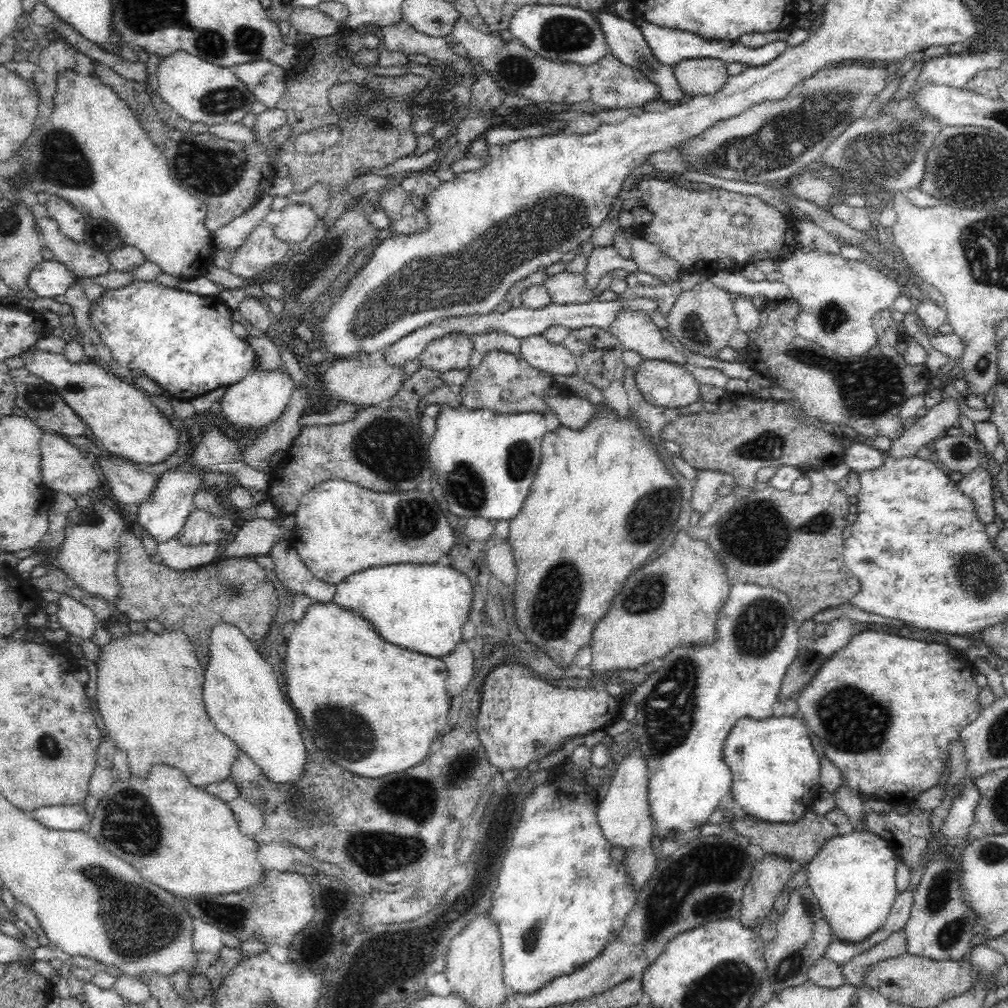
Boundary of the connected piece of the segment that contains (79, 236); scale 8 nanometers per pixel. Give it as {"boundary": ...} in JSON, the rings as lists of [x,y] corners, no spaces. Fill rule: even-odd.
{"boundary":[[[49,195],[47,199],[48,217],[57,224],[57,230],[60,231],[60,234],[67,236],[74,242],[84,243],[84,228],[87,217],[78,213],[64,198]]]}

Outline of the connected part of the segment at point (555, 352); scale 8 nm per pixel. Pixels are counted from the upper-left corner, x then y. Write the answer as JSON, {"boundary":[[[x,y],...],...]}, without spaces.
{"boundary":[[[543,334],[520,339],[520,358],[551,375],[572,376],[577,373],[576,360],[563,343],[548,342]]]}

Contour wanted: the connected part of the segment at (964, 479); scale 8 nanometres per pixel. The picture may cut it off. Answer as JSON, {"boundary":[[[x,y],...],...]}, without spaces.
{"boundary":[[[986,461],[967,475],[957,477],[956,486],[962,494],[974,502],[978,520],[982,524],[990,524],[998,520],[994,513],[992,480]]]}

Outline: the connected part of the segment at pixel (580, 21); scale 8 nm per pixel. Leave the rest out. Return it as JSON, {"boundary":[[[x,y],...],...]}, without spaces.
{"boundary":[[[528,4],[514,12],[510,32],[522,45],[534,53],[558,61],[576,63],[579,66],[594,66],[605,54],[608,46],[605,34],[593,12],[573,6]]]}

